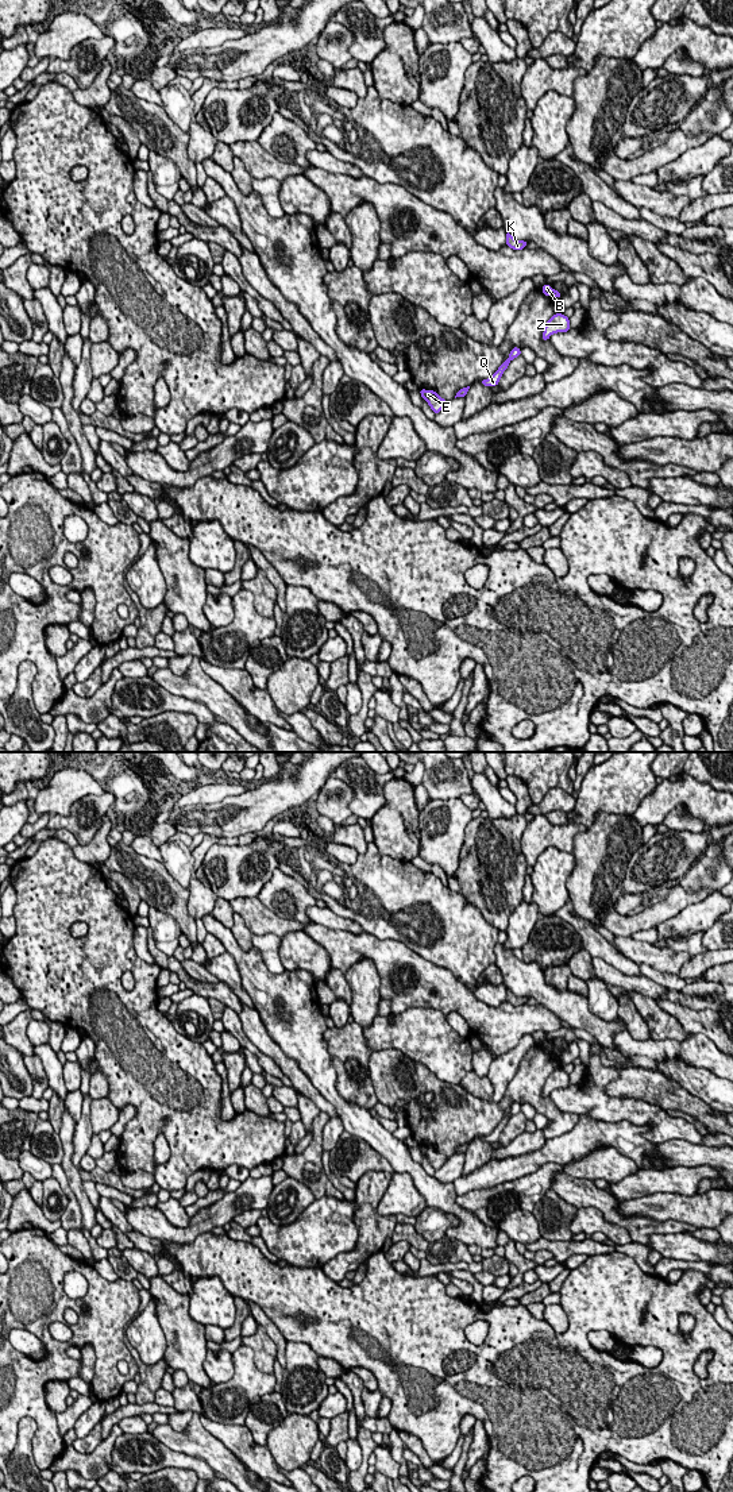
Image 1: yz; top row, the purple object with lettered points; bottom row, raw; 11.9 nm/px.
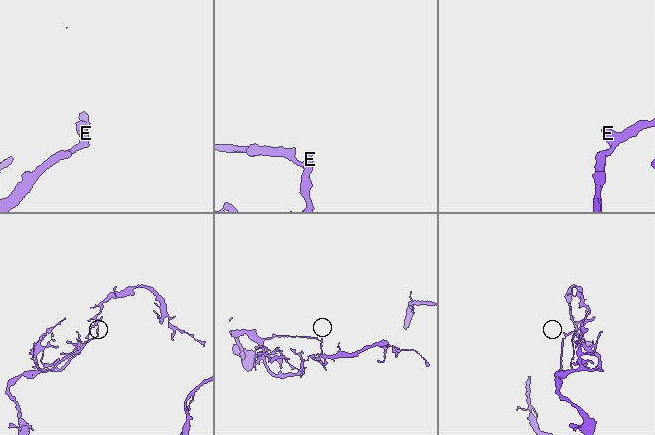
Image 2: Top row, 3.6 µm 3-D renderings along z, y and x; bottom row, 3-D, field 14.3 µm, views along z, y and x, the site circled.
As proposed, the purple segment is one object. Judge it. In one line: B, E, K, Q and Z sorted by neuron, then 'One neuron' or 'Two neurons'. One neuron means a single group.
Groups: B E Q Z / K. Two neurons

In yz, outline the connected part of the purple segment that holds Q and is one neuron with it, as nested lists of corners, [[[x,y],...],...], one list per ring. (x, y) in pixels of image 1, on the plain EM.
[[[513,1103],[509,1110],[509,1114],[498,1123],[498,1126],[490,1134],[481,1136],[482,1141],[497,1142],[499,1140],[504,1127],[508,1125],[510,1117],[516,1115],[518,1111],[521,1111],[521,1106],[518,1103]]]

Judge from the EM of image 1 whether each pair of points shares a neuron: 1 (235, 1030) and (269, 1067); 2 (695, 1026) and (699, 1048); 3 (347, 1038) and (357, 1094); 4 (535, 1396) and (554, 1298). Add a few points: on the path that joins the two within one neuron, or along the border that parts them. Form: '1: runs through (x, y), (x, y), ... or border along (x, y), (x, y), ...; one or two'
1: runs through (243, 1040), (261, 1057); one
2: border along (690, 1034), (703, 1033), (718, 1048); two
3: runs through (348, 1052), (348, 1066), (344, 1071), (350, 1080); one
4: border along (559, 1291), (560, 1303); two

